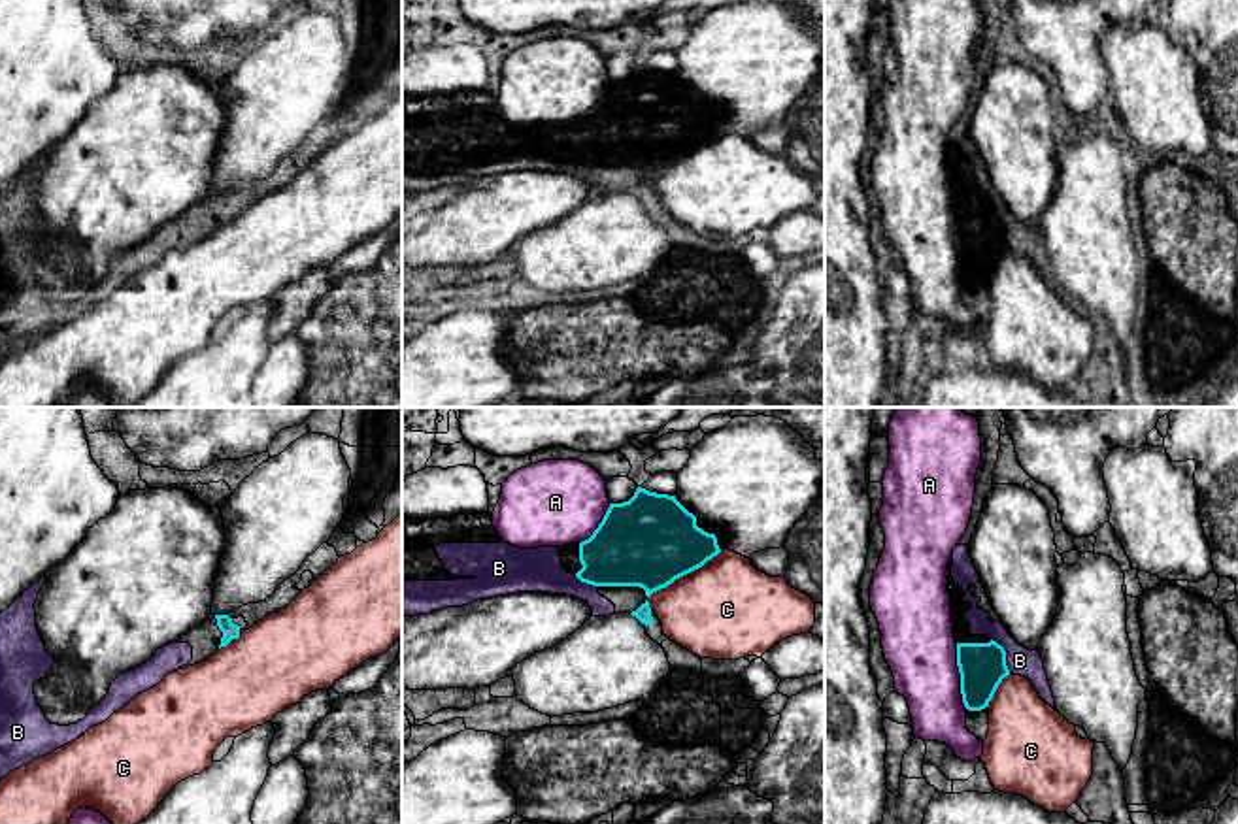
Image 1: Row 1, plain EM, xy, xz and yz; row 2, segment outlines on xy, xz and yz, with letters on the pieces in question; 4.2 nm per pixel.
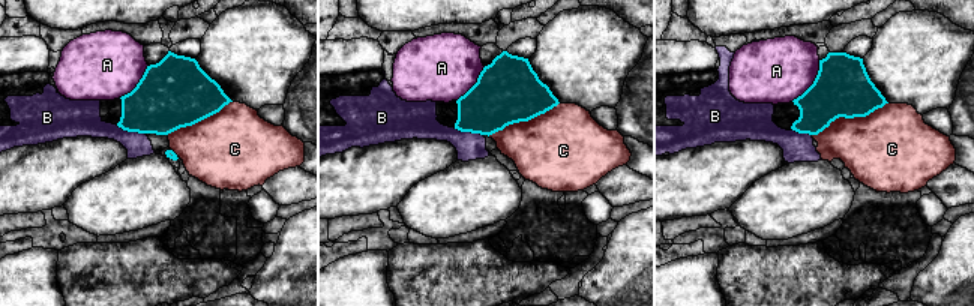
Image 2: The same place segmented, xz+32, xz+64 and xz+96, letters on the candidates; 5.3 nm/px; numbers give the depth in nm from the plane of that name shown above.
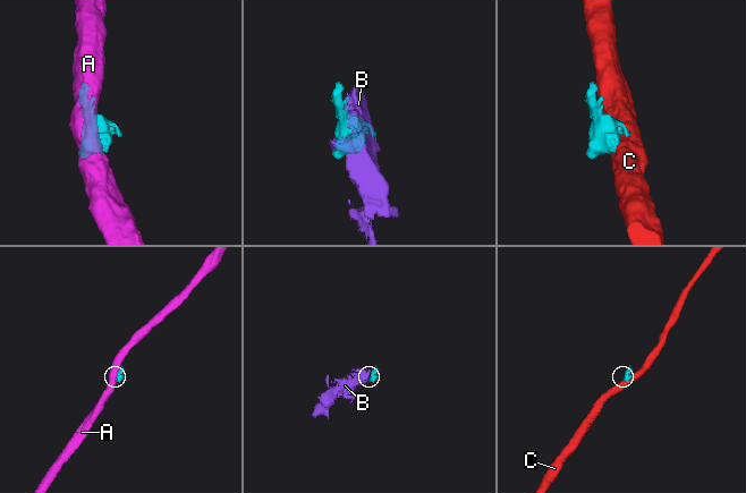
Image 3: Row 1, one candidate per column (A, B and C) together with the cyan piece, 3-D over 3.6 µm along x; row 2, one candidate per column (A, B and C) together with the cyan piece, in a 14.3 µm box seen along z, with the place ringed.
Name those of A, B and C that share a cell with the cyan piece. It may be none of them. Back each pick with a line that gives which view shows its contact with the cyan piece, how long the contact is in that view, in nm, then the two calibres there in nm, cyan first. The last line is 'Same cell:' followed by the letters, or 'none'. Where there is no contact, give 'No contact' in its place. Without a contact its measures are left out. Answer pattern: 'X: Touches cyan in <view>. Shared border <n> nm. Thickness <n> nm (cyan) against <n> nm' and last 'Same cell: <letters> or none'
B: Touches cyan in yz. Shared border 170 nm. Thickness 200 nm (cyan) against 120 nm
Same cell: B

